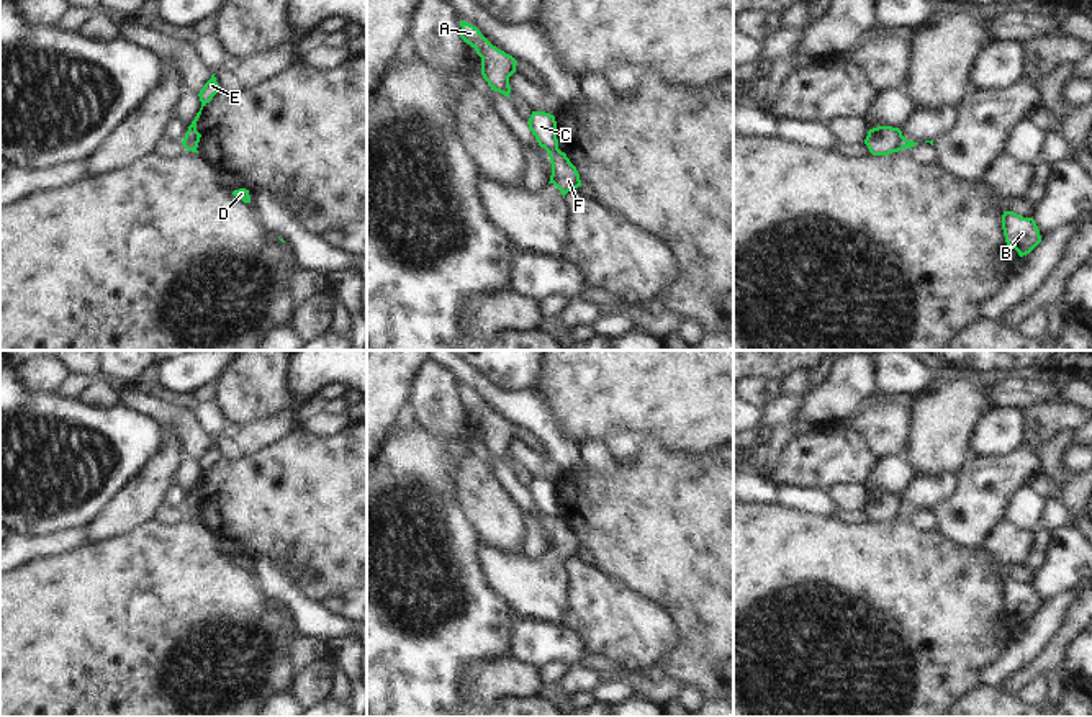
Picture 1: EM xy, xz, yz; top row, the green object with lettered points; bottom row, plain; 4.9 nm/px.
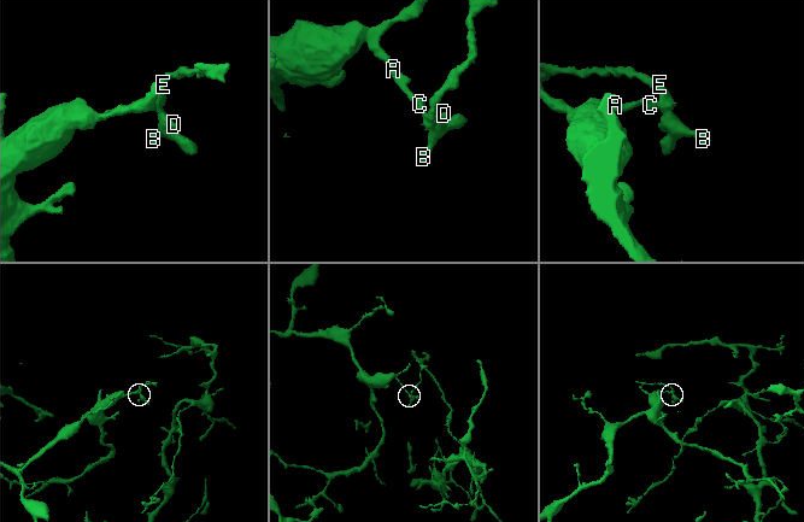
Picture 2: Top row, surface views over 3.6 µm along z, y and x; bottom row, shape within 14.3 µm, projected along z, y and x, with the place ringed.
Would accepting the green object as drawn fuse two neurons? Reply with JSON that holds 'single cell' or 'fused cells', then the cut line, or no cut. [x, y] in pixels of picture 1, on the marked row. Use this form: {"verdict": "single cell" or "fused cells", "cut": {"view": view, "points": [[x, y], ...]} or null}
{"verdict": "fused cells", "cut": {"view": "xz", "points": [[559, 149], [549, 154]]}}

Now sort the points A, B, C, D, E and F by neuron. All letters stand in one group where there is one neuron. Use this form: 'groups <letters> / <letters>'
groups A C / B D E F

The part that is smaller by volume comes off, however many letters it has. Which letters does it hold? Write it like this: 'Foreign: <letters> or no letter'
Foreign: B, D, E, F

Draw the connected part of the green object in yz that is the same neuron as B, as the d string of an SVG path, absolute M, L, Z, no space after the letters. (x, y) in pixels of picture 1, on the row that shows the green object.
M1004 211L1002 229L1009 247L1020 257L1030 254L1040 242L1040 229L1033 218L1023 218L1013 211Z

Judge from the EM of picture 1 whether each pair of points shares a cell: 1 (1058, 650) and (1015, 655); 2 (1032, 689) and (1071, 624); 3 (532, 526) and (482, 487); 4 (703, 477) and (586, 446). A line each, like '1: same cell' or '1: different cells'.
1: different cells
2: different cells
3: different cells
4: different cells

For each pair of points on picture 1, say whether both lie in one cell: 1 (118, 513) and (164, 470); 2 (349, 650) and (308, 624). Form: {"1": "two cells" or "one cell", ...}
{"1": "one cell", "2": "two cells"}

